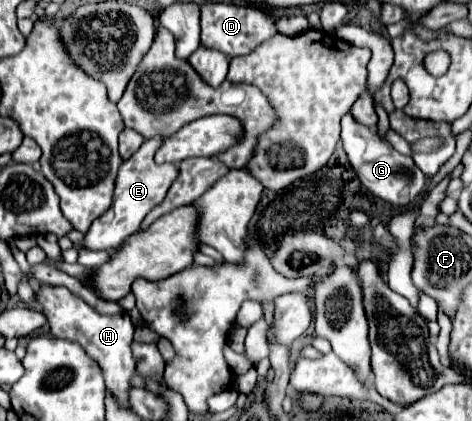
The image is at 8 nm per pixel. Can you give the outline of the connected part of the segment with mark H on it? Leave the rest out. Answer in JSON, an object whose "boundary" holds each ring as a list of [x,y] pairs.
{"boundary":[[[41,285],[37,289],[37,301],[43,307],[43,313],[47,315],[49,327],[53,337],[57,339],[67,339],[79,343],[85,353],[101,367],[103,379],[107,389],[125,405],[127,403],[127,391],[129,391],[129,379],[135,375],[133,367],[133,357],[131,357],[131,341],[133,341],[133,323],[127,313],[117,313],[117,315],[101,315],[92,307],[89,307],[81,297],[73,295],[67,287],[51,287],[51,285]]]}

